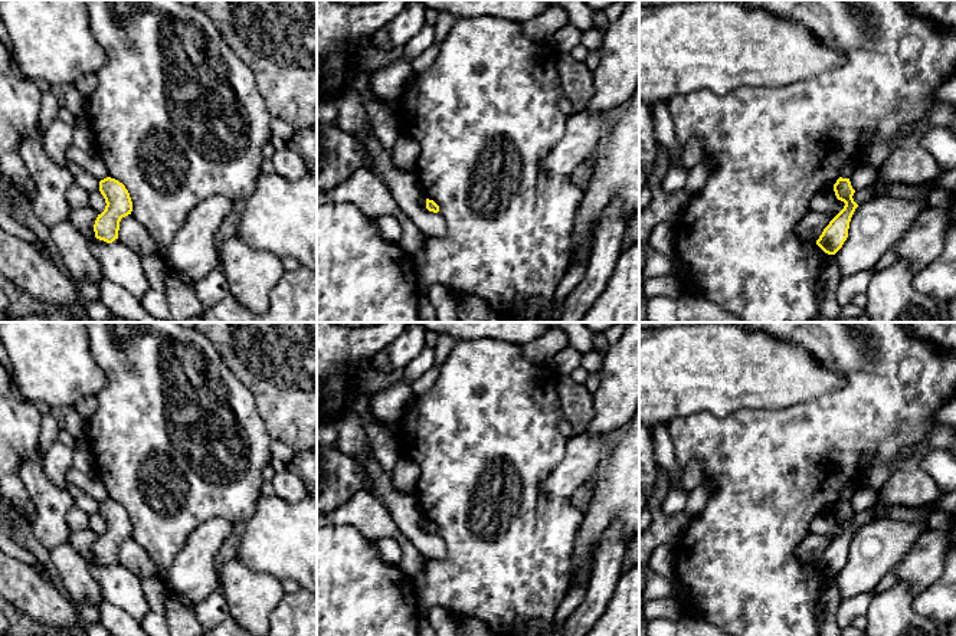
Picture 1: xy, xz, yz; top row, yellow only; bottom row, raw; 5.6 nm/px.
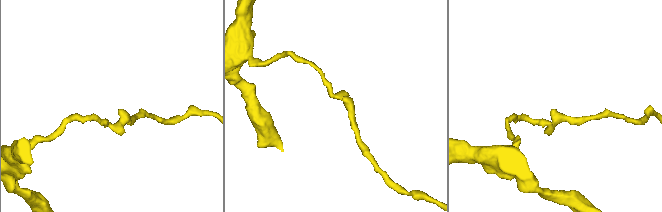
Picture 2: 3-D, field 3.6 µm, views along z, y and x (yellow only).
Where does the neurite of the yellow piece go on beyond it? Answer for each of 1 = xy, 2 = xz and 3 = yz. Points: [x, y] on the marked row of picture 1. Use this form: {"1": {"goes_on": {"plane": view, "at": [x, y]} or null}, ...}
{"1": {"goes_on": null}, "2": {"goes_on": null}, "3": {"goes_on": null}}

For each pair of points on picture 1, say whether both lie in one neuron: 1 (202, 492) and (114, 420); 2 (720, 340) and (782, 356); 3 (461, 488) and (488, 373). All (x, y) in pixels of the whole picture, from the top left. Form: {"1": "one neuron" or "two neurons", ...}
{"1": "one neuron", "2": "one neuron", "3": "one neuron"}

